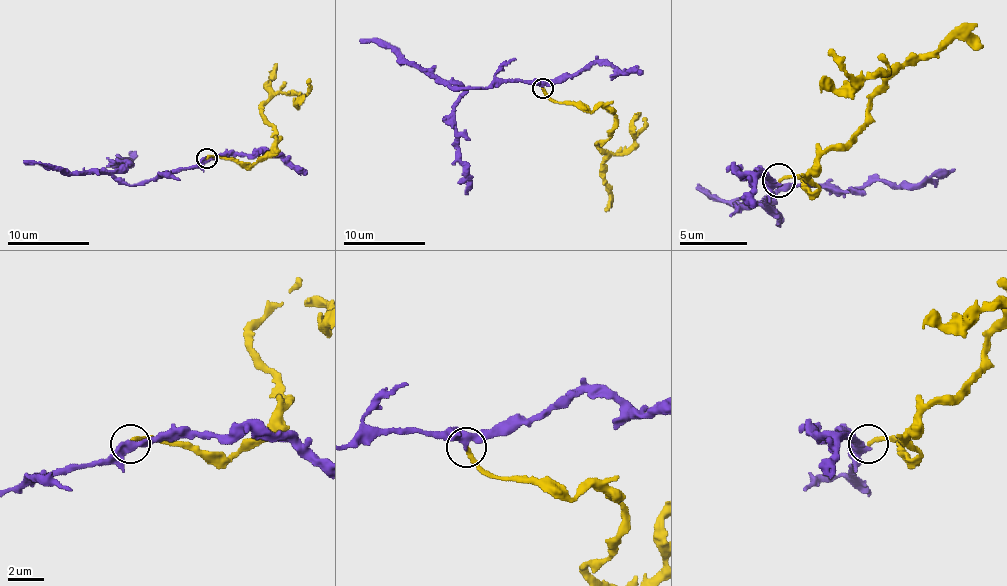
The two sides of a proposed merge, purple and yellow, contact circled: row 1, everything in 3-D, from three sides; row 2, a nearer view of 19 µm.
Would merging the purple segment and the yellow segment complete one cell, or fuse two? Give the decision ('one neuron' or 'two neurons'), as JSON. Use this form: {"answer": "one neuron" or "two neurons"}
{"answer": "one neuron"}

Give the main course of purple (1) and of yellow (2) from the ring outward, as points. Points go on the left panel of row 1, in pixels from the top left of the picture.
1: (206, 160), (136, 184), (124, 184), (114, 174), (122, 170), (126, 162), (118, 162), (128, 160), (128, 152)
2: (206, 158), (234, 158), (255, 164), (277, 141), (277, 133), (263, 113), (273, 74), (269, 78)

